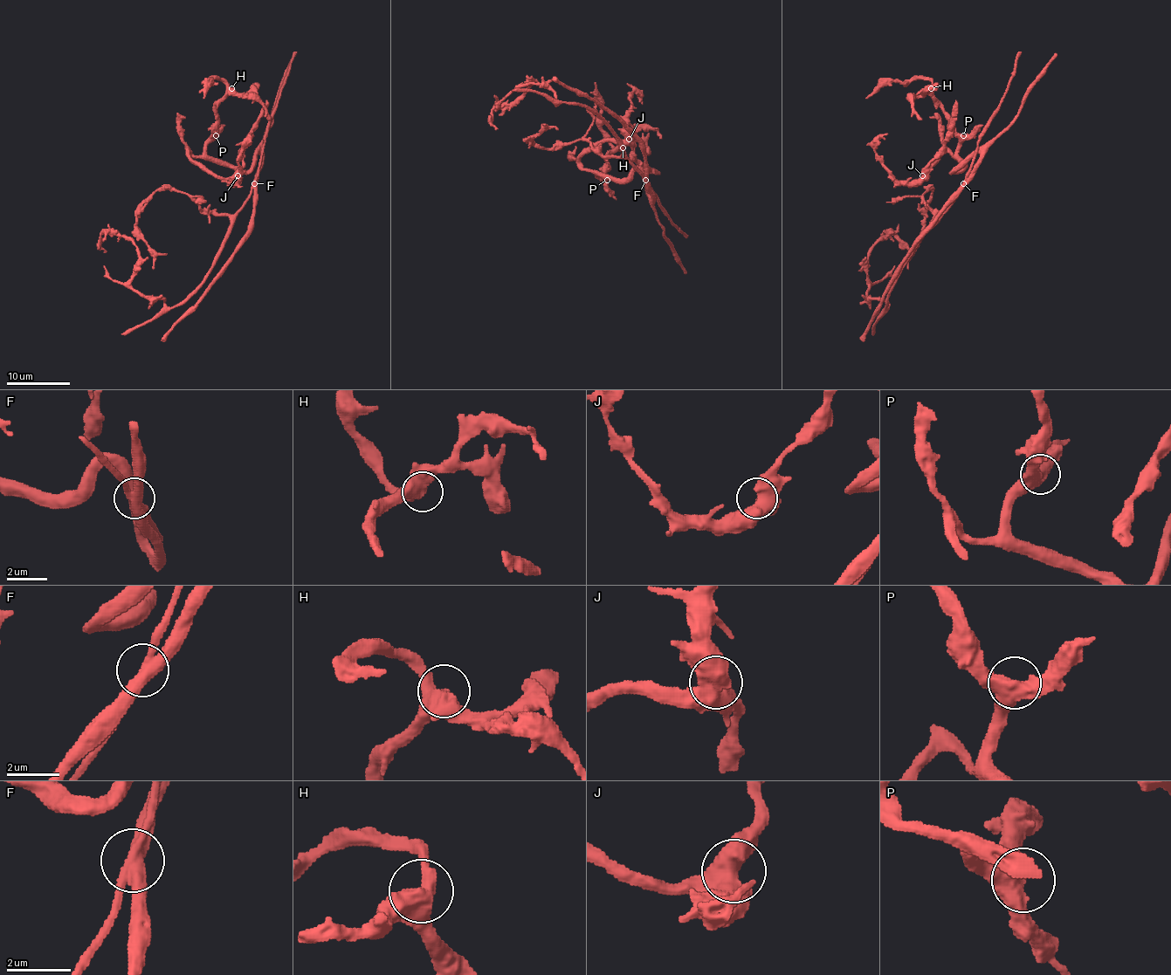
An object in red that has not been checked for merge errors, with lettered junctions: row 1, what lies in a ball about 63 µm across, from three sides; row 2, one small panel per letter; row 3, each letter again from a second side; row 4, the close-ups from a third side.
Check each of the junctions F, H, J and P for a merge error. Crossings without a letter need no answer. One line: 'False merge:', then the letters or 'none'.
False merge: F

